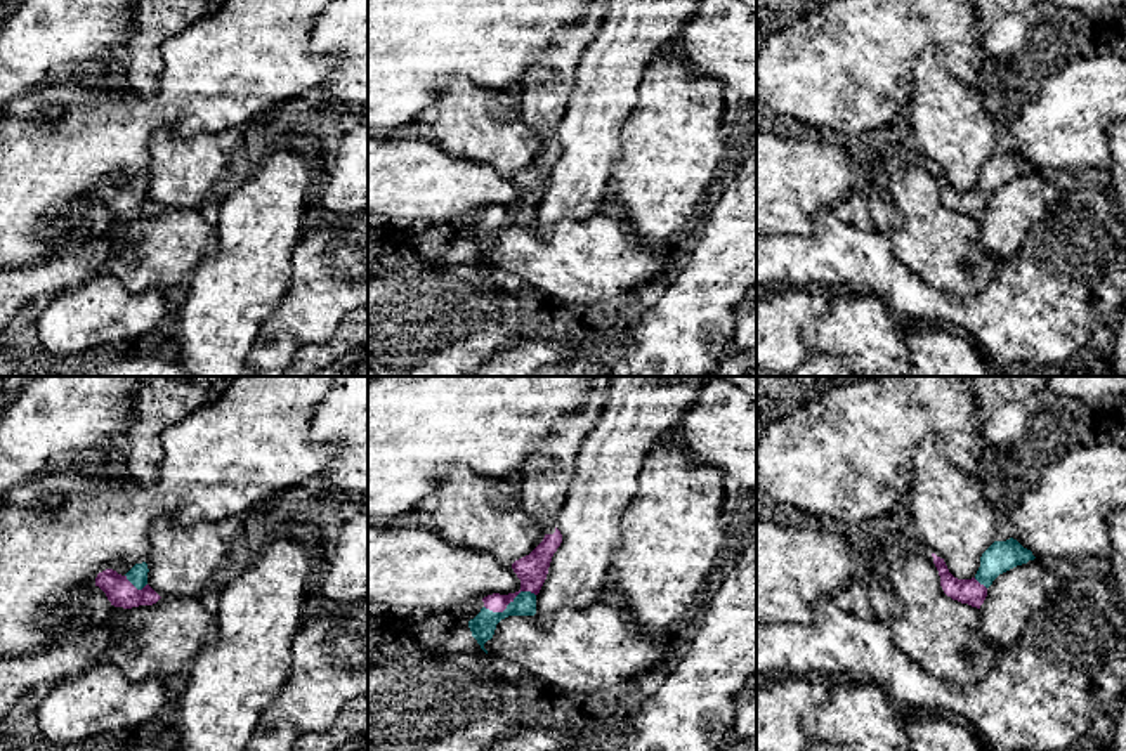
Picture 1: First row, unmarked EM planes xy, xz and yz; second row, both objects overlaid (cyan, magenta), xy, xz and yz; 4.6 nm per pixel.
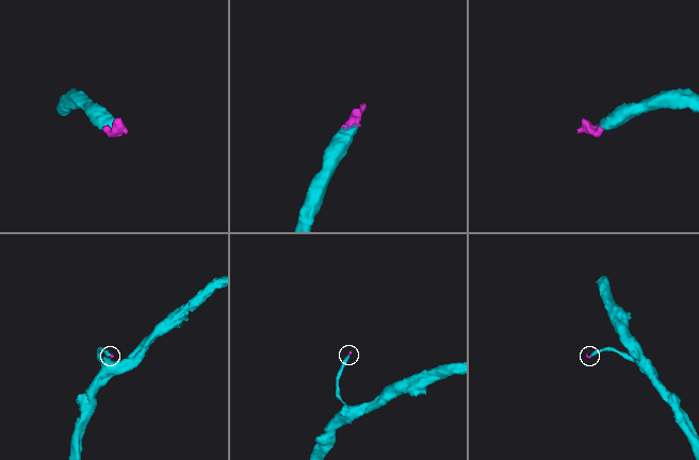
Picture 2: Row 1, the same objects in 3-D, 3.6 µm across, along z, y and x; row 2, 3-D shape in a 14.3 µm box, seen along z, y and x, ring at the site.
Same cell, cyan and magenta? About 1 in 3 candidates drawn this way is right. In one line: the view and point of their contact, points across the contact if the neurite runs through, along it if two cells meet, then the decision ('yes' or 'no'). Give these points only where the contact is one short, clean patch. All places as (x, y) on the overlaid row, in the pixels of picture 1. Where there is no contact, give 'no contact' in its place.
xz (509, 604) | across xz (483, 626), (509, 604), (531, 581), (531, 569) | yes

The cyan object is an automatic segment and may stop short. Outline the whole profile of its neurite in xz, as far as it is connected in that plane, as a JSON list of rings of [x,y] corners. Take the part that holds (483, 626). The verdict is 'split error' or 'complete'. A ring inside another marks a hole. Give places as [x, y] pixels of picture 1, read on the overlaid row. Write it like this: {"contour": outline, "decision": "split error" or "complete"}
{"contour": [[[593,376],[583,406],[557,421],[545,442],[529,453],[520,468],[522,510],[534,519],[545,538],[529,555],[512,564],[520,579],[520,590],[484,597],[484,607],[468,621],[472,637],[486,654],[484,643],[493,638],[501,619],[536,614],[536,595],[547,579],[552,557],[562,543],[555,520],[566,505],[581,444],[600,418],[612,378]]], "decision": "split error"}

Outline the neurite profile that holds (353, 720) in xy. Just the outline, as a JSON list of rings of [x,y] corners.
[[[368,694],[350,699],[328,732],[300,734],[293,751],[337,751],[357,737],[368,737]]]

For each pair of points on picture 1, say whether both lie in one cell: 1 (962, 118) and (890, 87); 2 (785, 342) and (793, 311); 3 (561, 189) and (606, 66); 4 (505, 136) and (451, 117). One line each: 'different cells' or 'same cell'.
1: different cells
2: same cell
3: same cell
4: same cell

